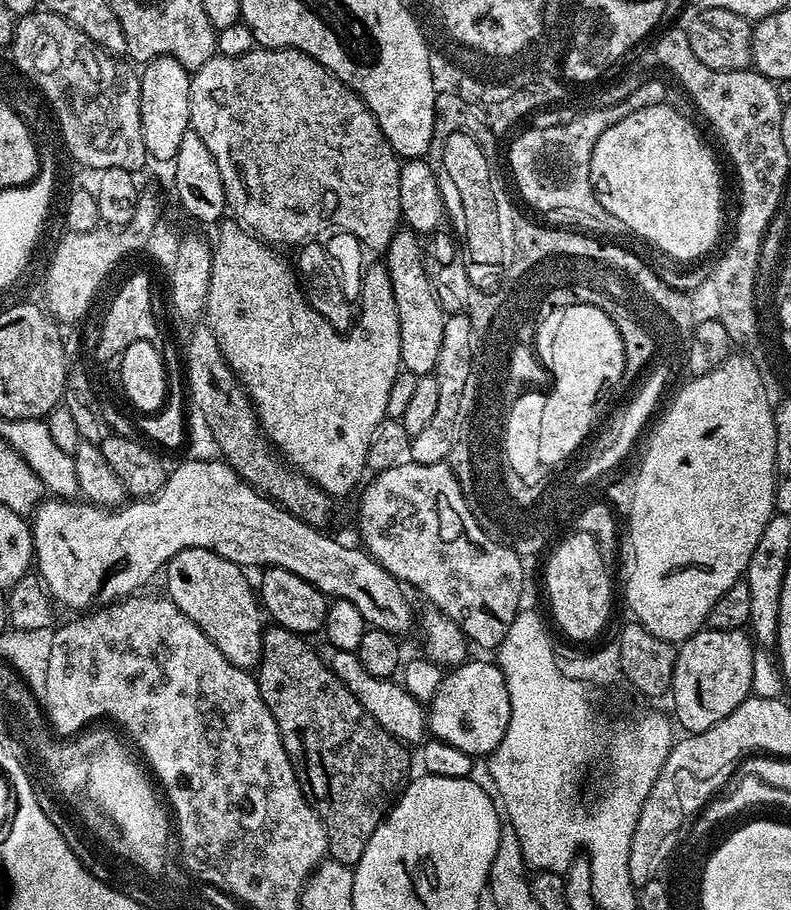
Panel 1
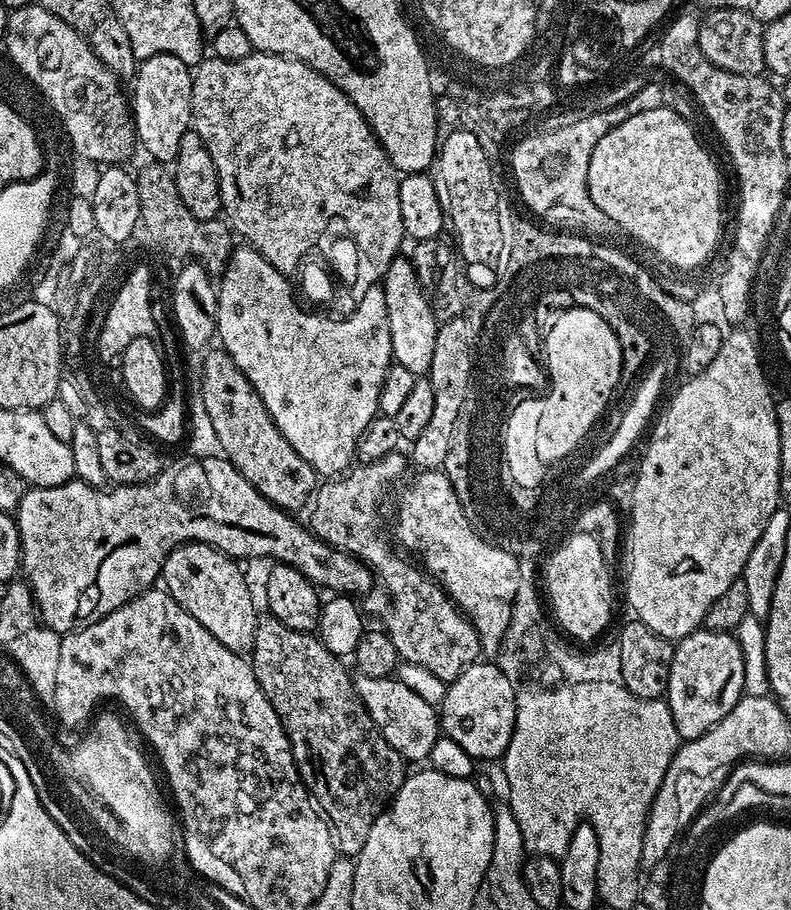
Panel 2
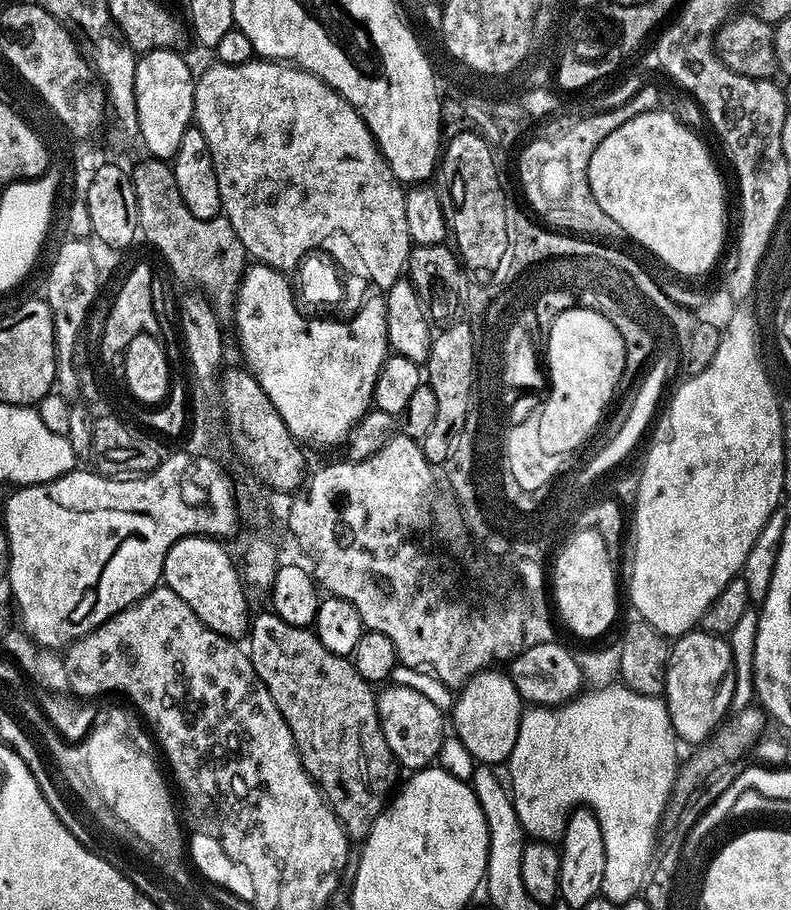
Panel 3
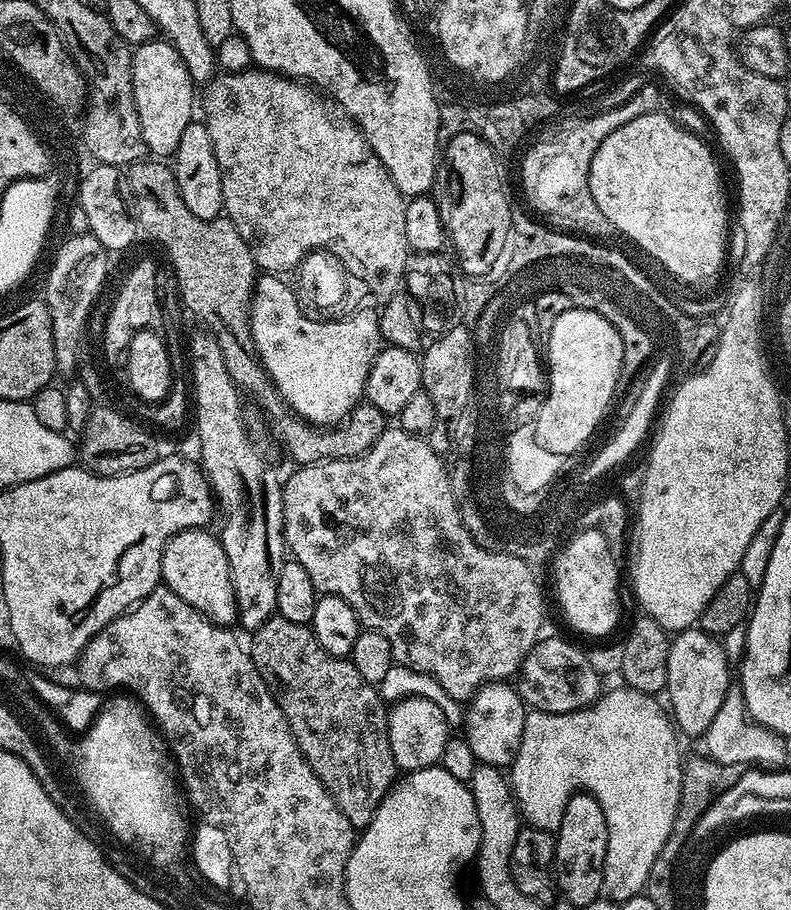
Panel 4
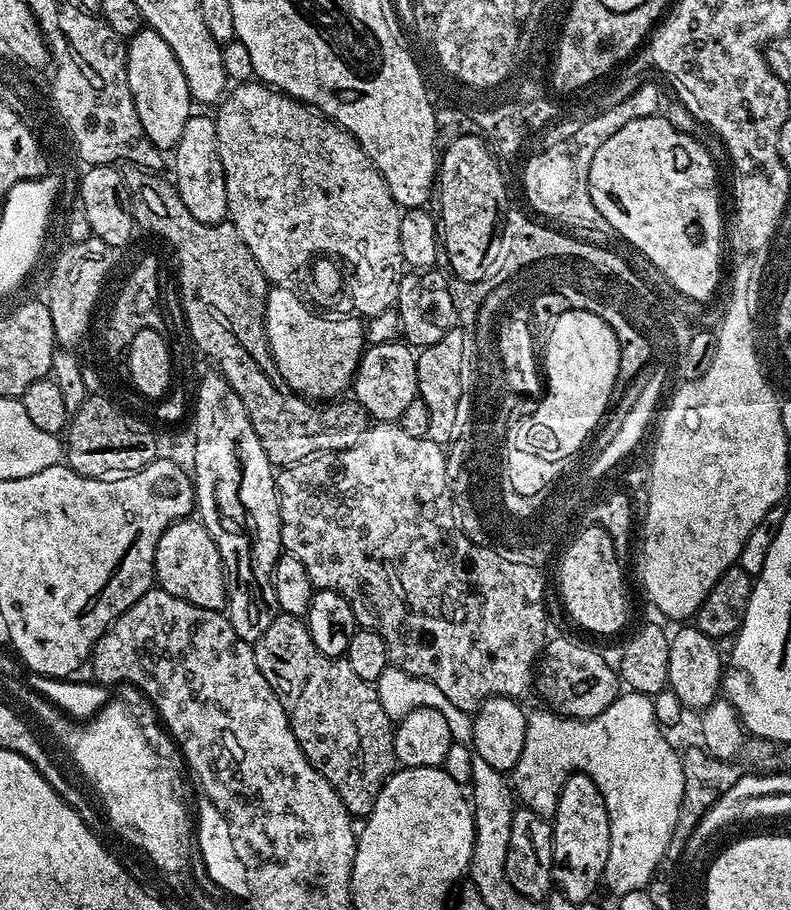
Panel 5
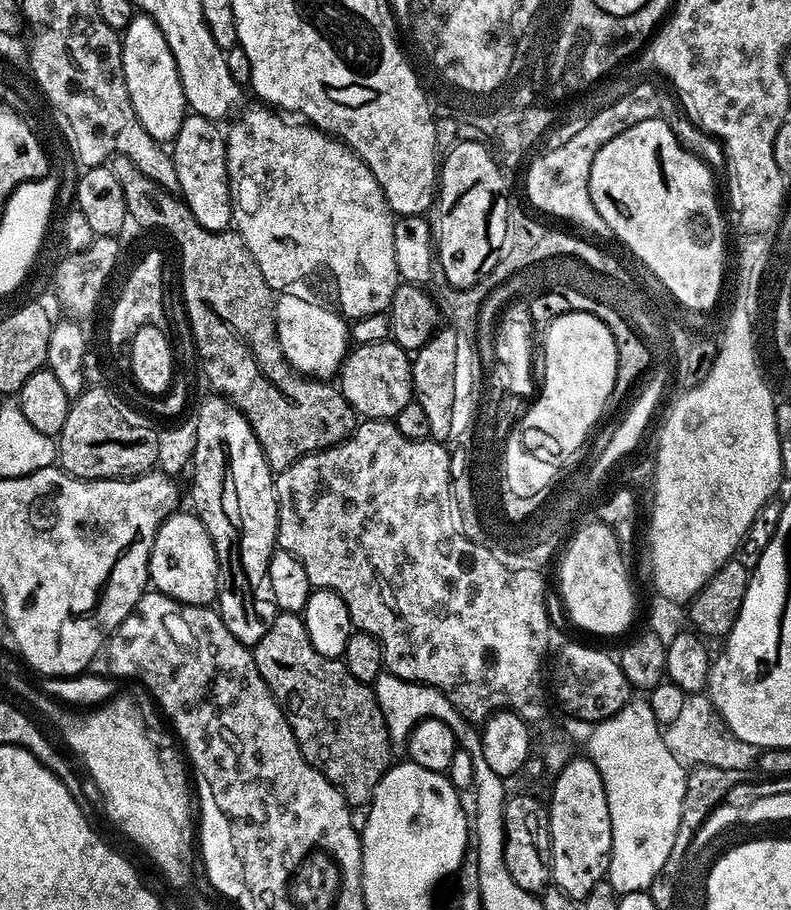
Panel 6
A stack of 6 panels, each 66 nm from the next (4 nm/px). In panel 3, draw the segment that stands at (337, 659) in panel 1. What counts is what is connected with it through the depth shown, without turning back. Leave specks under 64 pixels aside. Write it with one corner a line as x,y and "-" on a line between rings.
389,683
379,689
376,713
382,726
382,734
386,734
386,746
390,746
401,769
427,768
439,757
446,735
446,716
438,710
438,706
434,706
434,702
430,702
430,698
426,698
426,694
410,690
410,686

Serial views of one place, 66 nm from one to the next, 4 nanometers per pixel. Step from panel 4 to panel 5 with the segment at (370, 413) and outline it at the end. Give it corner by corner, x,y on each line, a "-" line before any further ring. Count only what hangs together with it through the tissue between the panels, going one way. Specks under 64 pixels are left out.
295,393
294,400
288,400
284,404
288,414
276,414
276,410
270,412
270,406
250,402
248,417
254,426
254,434
258,434
258,442
262,442
262,450
266,450
266,458
274,466
297,464
320,452
346,450
358,443
362,434
370,427
367,410
354,398
313,402
307,396

